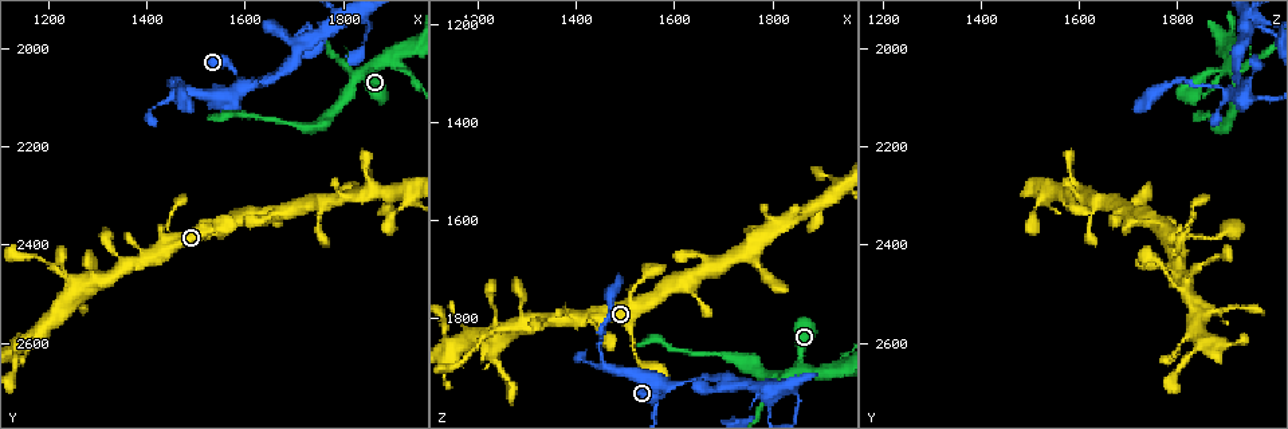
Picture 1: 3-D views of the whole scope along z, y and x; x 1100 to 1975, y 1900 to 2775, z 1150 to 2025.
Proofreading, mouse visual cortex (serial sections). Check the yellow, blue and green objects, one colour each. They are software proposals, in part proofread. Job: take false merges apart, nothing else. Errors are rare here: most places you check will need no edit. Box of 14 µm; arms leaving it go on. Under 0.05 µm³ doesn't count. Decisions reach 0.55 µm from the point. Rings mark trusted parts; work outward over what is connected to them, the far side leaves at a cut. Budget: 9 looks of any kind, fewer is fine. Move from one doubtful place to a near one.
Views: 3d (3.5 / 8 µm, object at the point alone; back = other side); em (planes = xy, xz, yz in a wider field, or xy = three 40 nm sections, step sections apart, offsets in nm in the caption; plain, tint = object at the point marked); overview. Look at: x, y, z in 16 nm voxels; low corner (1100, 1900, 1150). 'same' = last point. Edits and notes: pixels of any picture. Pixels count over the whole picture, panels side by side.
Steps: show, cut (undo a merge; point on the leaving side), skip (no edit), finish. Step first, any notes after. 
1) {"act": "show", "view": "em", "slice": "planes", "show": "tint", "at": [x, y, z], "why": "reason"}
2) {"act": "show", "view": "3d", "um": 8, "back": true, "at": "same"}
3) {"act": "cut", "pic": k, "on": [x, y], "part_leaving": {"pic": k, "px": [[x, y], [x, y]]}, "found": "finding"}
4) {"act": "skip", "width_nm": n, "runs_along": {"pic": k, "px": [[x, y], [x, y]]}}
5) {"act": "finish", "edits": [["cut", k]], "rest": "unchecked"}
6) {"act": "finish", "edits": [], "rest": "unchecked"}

{"act": "show", "view": "3d", "um": 3.5, "at": [1530, 2380, 1890], "why": "thick turns thin"}

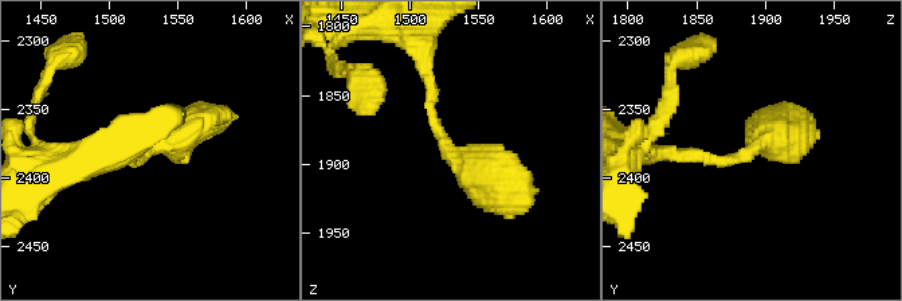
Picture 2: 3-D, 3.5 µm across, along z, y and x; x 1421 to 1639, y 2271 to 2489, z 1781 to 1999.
{"act": "show", "view": "em", "slice": "planes", "show": "tint", "at": [1532, 2376, 1892], "arm_widths_nm": [150, 350], "why": "now the EM"}

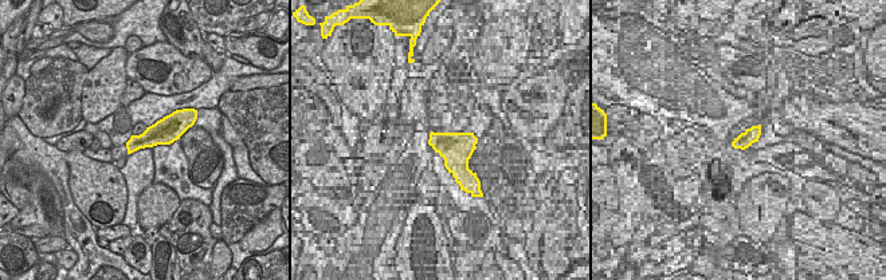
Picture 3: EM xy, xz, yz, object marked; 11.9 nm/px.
{"act": "skip", "found": "one cell here"}

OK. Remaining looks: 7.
{"act": "show", "view": "3d", "um": 8, "at": [1590, 2075, 1935], "why": "a narrow waist"}

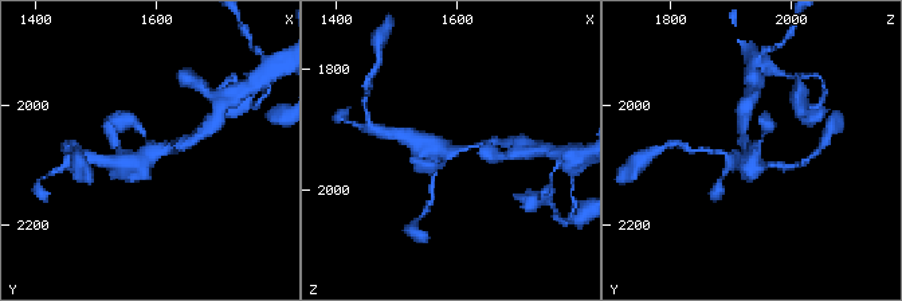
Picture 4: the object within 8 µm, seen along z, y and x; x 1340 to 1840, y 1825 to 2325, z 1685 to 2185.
{"act": "show", "view": "3d", "um": 3.5, "back": true, "at": [1585, 2075, 1940]}

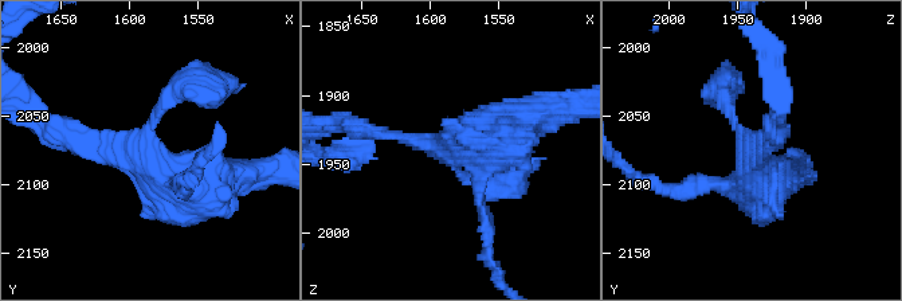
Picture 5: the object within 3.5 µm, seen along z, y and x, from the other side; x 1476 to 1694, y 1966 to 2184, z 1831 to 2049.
{"act": "show", "view": "em", "slice": "xy", "step": 2, "show": "tint", "at": [1592, 2074, 1942], "arms": 4, "arm_widths_nm": [150, 200, 200, 600], "why": "shape alone is not enough"}

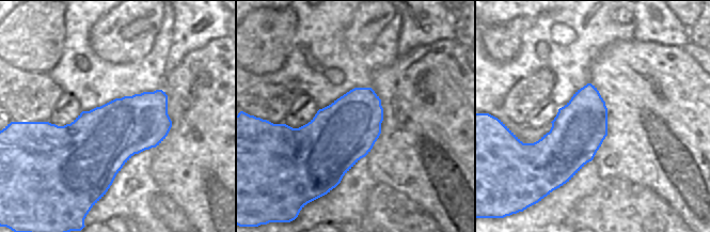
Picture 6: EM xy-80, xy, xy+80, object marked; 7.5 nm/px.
{"act": "skip", "runs_along": {"pic": 5, "px": [[192, 85], [163, 105], [134, 155], [65, 139]]}, "found": "one cell here"}

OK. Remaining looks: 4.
{"act": "show", "view": "3d", "um": 3.5, "back": true, "at": [1465, 2090, 1900], "why": "a fork"}

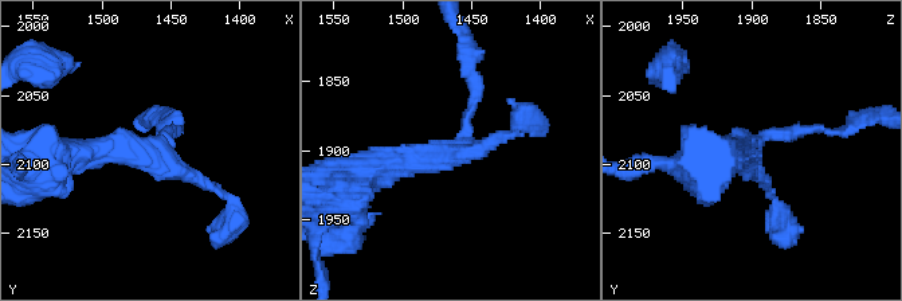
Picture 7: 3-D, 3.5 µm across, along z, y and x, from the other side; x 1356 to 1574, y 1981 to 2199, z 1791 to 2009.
{"act": "show", "view": "em", "slice": "planes", "show": "tint", "at": [1460, 2090, 1902], "why": "need the tissue"}

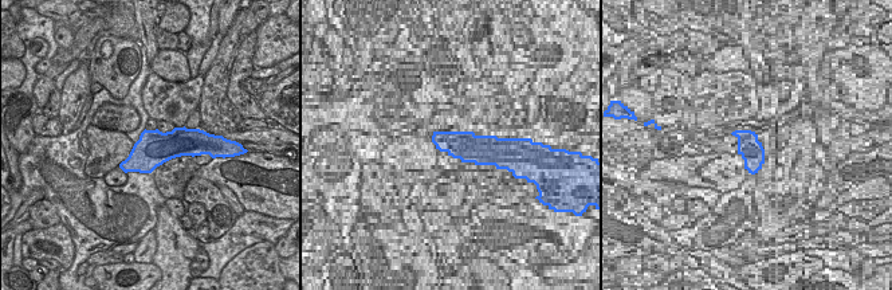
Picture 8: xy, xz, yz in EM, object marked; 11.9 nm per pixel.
{"act": "show", "view": "em", "slice": "xy", "step": 2, "show": "tint", "at": "same"}

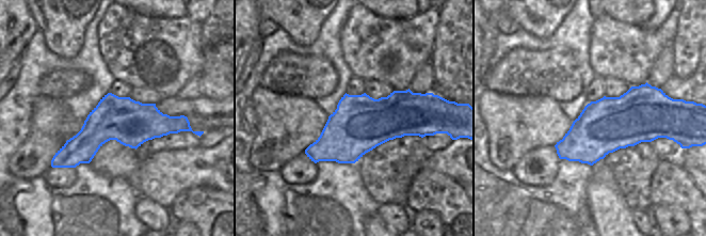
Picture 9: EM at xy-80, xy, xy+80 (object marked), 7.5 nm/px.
{"act": "skip", "runs_along": {"pic": 9, "px": [[185, 128], [103, 125], [58, 157]]}, "found": "continuous, no second cell"}

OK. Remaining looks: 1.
{"act": "finish", "edits": [], "rest": "unchecked"}

